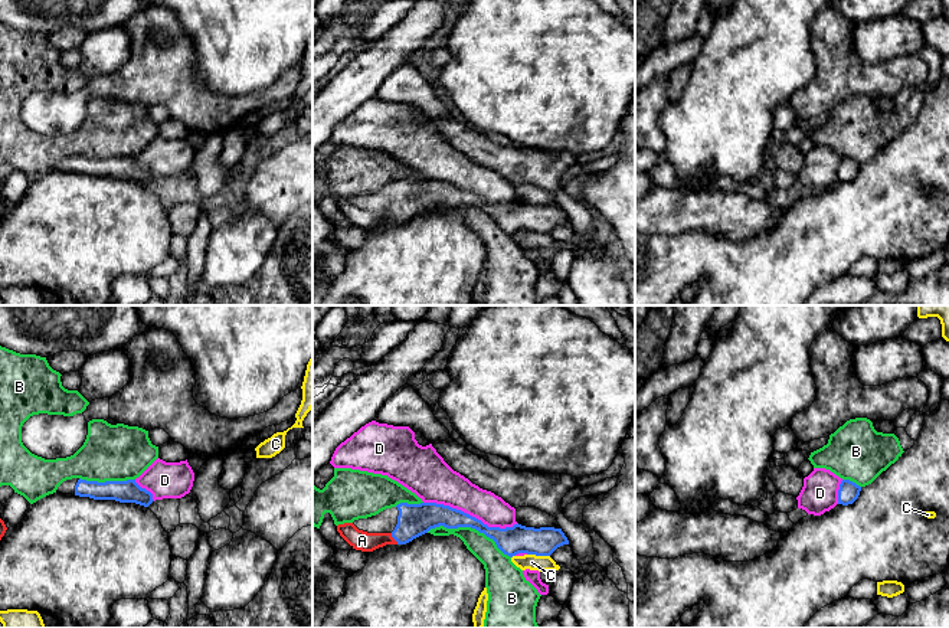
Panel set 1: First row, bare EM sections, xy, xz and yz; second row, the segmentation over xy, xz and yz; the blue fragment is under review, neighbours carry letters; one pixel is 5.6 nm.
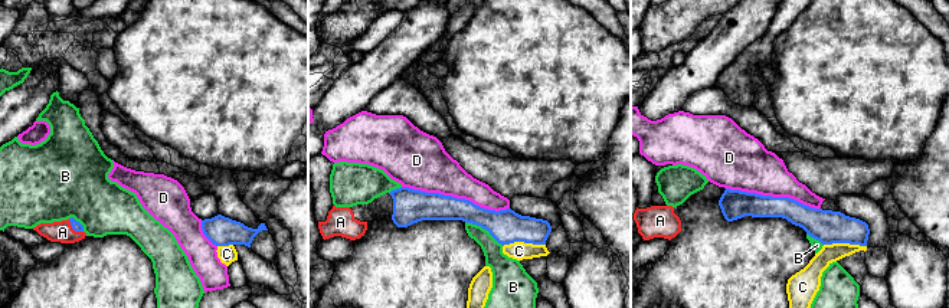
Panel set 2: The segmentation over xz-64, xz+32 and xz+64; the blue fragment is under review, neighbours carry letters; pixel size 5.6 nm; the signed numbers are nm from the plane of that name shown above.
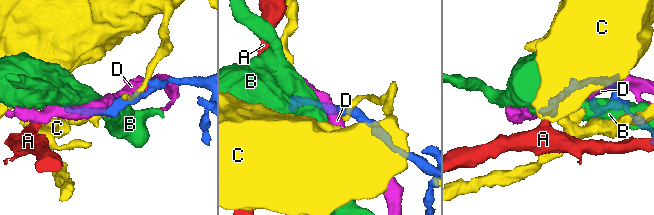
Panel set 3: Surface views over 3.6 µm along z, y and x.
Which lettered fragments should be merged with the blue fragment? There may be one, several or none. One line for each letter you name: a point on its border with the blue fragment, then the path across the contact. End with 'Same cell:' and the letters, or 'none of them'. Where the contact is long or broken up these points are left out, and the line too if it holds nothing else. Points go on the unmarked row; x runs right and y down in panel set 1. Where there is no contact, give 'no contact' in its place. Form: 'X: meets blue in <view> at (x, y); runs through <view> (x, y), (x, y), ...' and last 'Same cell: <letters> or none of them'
A: meets blue in xz at (393, 215); runs through xz (414, 198), (393, 215), (362, 218)
Same cell: A

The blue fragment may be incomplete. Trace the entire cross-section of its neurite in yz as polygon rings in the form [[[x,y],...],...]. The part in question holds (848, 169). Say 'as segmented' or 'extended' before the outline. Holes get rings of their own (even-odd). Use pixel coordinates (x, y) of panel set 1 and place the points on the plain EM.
as segmented | [[[842,157],[838,167],[838,181],[853,181],[860,173],[861,164],[850,157]]]

